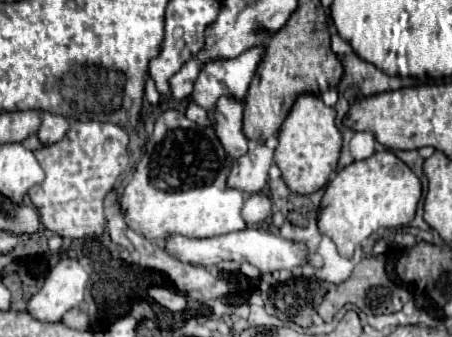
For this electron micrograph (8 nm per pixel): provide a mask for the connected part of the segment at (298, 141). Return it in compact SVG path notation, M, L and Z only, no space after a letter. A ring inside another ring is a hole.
M301 94L279 130L279 146L275 148L275 164L291 192L313 194L321 190L339 162L343 136L335 126L335 110L325 106L319 96Z

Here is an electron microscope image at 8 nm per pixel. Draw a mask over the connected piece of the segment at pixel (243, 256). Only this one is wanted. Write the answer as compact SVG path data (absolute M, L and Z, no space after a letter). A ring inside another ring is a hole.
M245 228L241 232L231 232L215 238L187 238L181 234L171 234L163 240L163 248L175 256L181 262L197 264L197 266L217 266L221 260L233 260L233 262L249 262L257 266L261 272L275 272L275 270L293 270L297 266L303 266L307 258L307 248L303 244L285 240L277 234L271 234L267 230L257 228Z

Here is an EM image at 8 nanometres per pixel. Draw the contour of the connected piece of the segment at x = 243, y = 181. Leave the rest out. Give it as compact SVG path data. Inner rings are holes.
M255 144L247 154L233 162L229 186L243 192L261 192L267 184L267 172L273 164L273 150L265 144Z

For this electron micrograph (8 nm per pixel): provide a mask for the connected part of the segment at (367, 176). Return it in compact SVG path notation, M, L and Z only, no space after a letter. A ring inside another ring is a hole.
M391 150L375 152L371 158L345 166L333 182L329 182L317 214L319 230L329 236L343 258L351 258L353 250L379 228L405 226L415 218L421 200L421 182Z

